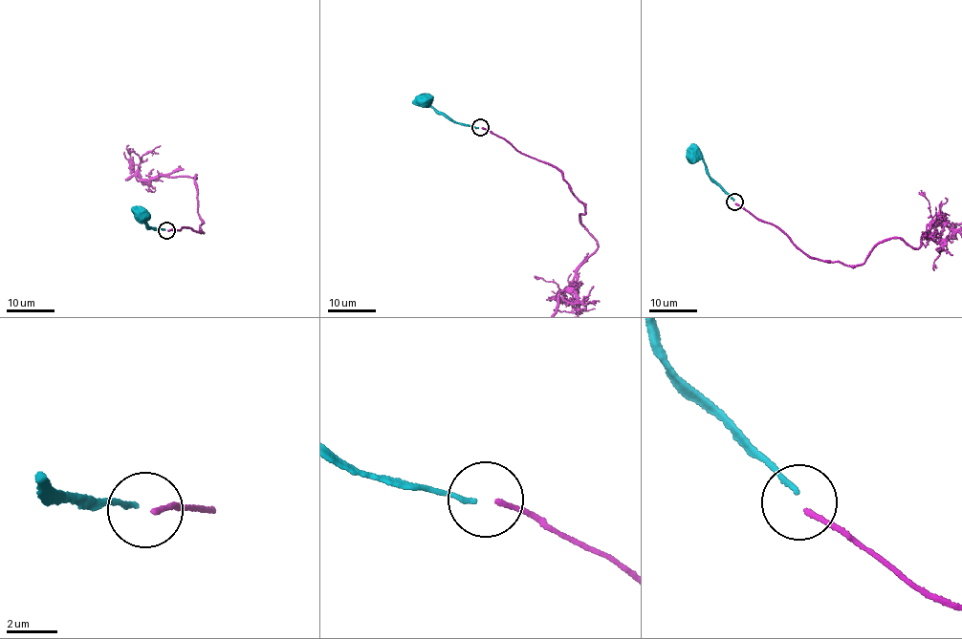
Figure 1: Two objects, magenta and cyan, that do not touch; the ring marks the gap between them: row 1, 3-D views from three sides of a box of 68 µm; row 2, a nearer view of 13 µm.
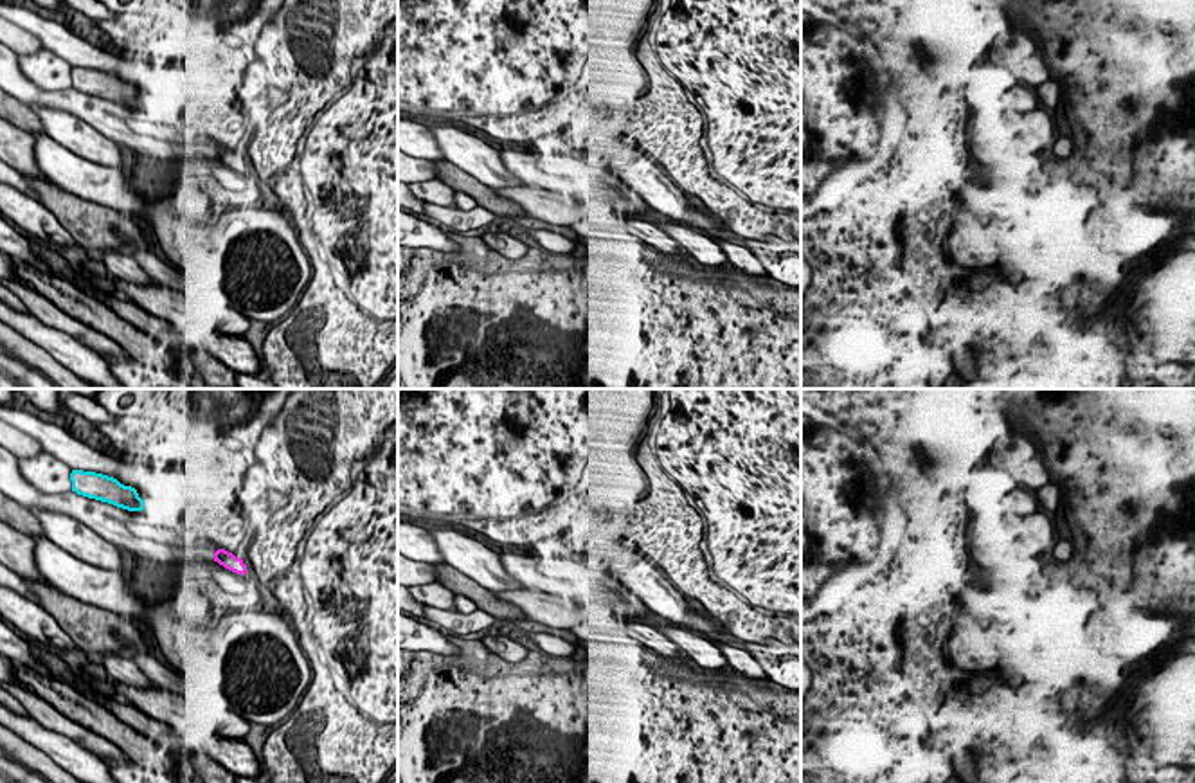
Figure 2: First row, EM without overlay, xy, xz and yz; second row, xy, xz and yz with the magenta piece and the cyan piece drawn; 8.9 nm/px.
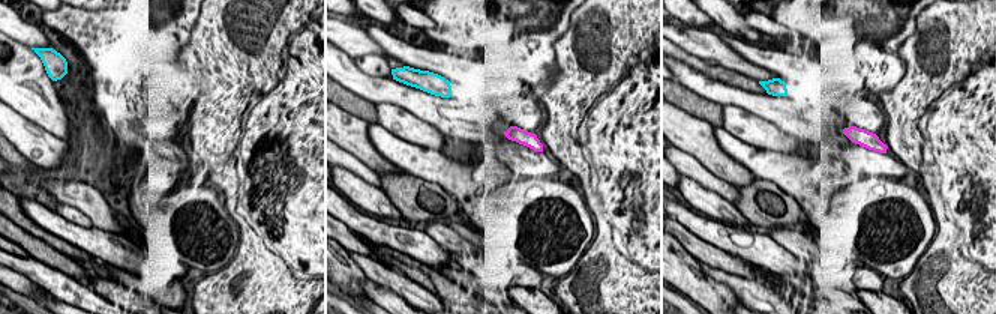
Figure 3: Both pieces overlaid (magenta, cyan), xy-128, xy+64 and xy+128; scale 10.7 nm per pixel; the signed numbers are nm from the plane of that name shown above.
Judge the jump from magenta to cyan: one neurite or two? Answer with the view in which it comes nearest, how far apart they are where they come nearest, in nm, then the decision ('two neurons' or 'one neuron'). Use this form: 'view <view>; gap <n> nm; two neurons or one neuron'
view xy; gap 750 nm; one neuron

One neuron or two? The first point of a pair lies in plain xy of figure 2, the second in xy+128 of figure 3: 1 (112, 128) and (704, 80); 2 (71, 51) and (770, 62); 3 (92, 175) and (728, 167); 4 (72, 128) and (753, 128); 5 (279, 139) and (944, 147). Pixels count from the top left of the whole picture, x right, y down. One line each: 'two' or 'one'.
1: one
2: one
3: two
4: one
5: one

